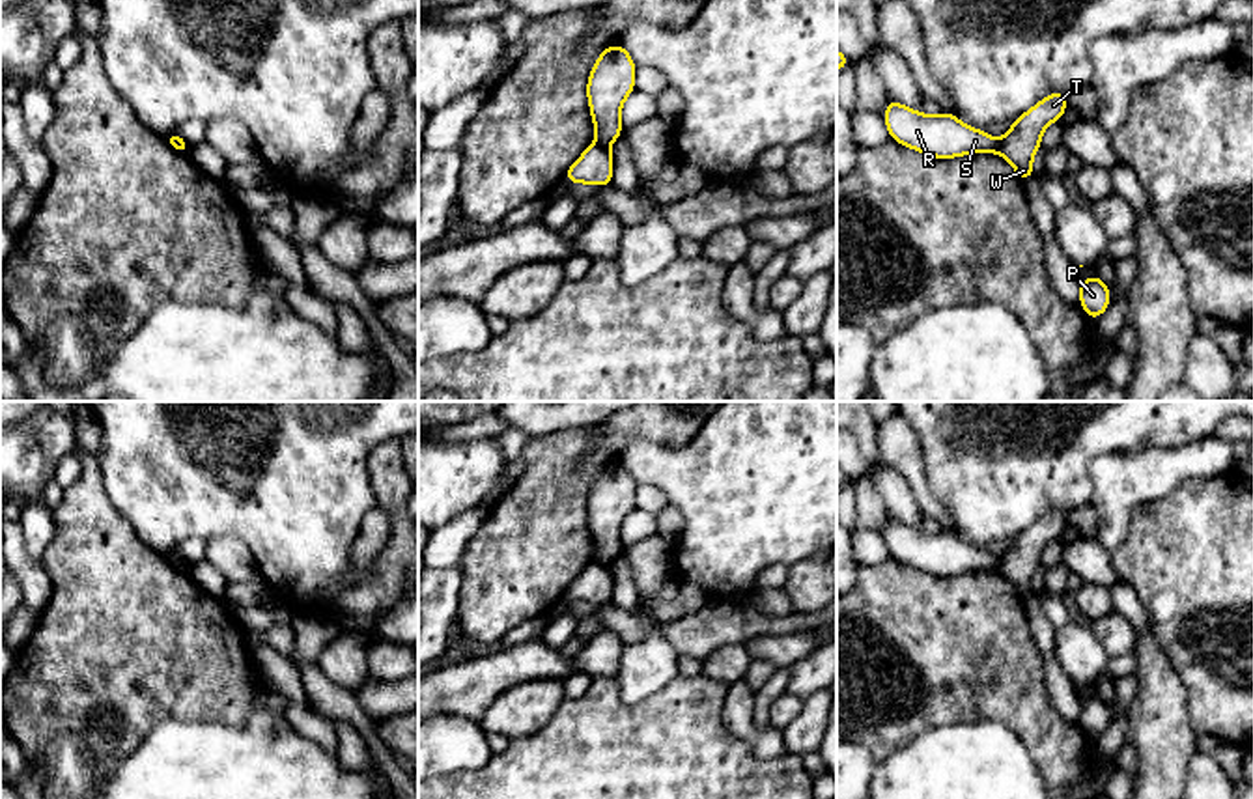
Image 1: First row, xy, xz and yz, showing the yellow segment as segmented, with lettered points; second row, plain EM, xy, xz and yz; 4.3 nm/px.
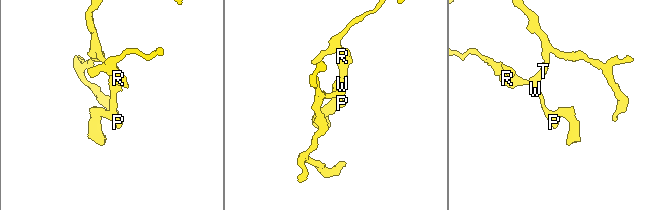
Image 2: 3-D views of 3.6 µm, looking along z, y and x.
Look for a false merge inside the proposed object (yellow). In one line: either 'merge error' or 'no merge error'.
merge error

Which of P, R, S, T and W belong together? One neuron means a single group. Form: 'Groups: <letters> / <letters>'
Groups: P T W / R S

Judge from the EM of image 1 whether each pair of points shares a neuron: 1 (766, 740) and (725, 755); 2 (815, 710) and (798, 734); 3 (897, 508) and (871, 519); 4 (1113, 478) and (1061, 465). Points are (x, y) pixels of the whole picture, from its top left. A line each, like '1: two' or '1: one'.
1: two
2: one
3: two
4: two

